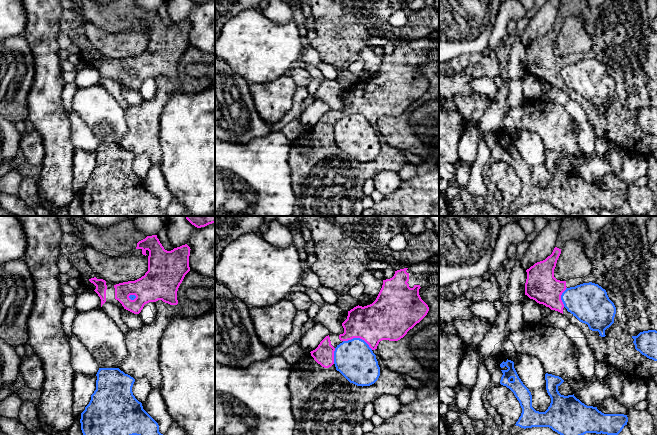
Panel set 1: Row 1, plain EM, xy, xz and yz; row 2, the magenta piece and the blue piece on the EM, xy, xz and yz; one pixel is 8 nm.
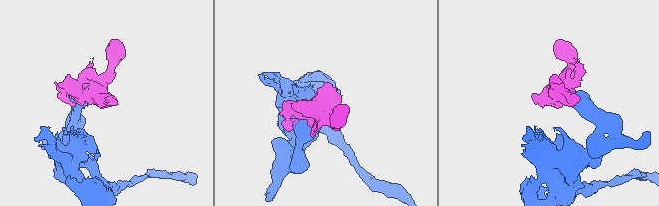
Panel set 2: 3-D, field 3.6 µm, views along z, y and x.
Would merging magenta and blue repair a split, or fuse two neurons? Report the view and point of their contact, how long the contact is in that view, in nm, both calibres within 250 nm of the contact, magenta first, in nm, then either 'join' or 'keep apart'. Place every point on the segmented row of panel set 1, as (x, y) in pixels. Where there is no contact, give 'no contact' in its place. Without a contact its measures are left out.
xz (358, 337) | 260 nm | 320/320 nm | keep apart

